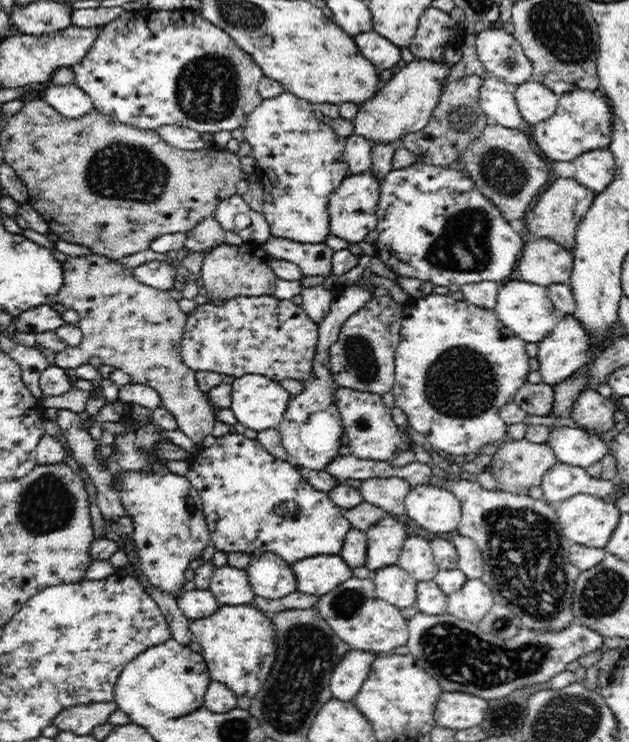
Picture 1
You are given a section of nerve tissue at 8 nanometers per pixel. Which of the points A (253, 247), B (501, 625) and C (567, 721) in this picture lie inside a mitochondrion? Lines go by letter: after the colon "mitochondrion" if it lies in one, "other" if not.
A: other
B: mitochondrion
C: mitochondrion

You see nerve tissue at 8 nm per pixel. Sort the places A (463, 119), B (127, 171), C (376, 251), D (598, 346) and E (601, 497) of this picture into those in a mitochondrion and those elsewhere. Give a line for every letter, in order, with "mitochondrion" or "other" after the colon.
A: mitochondrion
B: mitochondrion
C: other
D: other
E: other

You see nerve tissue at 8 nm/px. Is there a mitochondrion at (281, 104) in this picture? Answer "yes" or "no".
no

